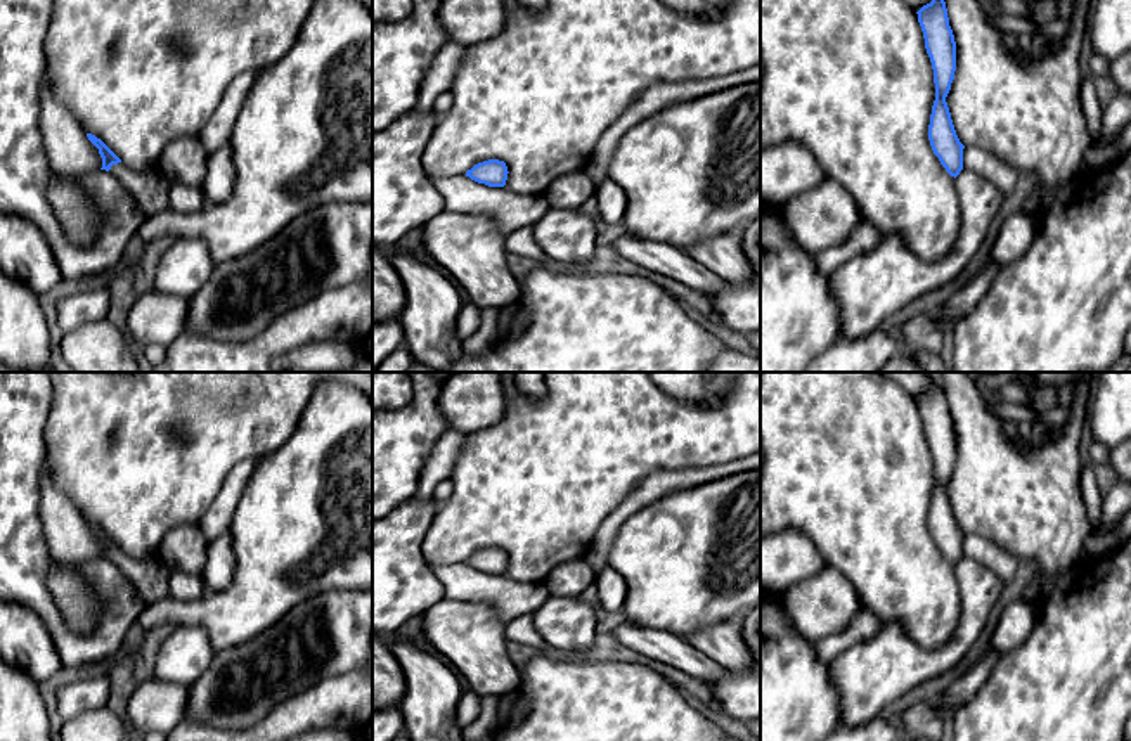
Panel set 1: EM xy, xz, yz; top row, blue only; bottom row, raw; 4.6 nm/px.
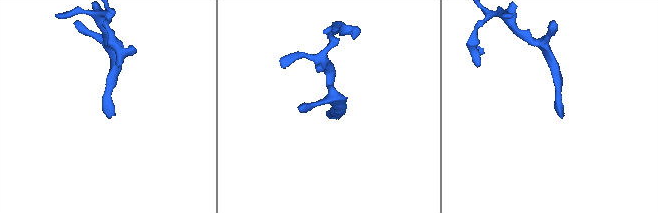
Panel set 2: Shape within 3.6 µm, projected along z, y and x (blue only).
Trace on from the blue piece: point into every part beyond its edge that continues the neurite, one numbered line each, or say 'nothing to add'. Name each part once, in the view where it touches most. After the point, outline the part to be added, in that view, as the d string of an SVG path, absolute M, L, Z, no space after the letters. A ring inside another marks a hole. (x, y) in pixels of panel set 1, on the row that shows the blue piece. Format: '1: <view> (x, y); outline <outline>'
1: xy (151, 191); outline M123 163L113 164L109 173L133 196L145 215L170 208L170 182L161 173L139 173Z

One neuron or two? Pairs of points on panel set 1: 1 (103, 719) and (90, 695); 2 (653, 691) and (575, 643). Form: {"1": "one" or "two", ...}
{"1": "two", "2": "two"}

